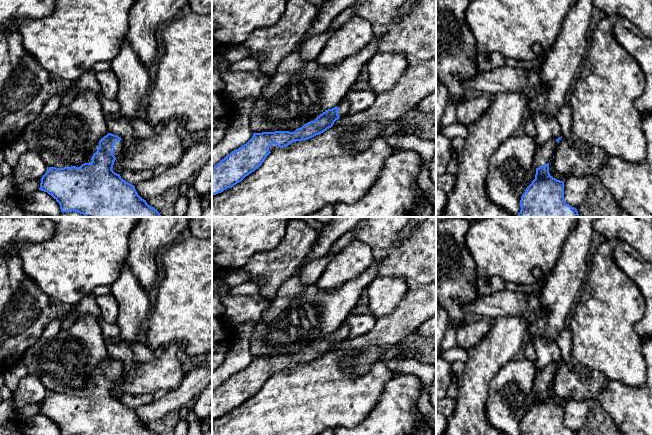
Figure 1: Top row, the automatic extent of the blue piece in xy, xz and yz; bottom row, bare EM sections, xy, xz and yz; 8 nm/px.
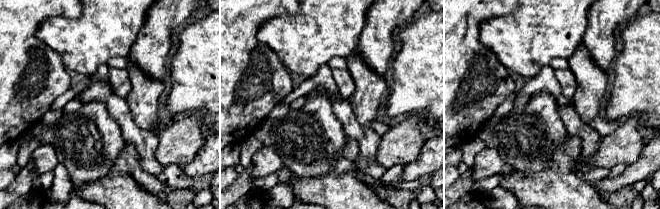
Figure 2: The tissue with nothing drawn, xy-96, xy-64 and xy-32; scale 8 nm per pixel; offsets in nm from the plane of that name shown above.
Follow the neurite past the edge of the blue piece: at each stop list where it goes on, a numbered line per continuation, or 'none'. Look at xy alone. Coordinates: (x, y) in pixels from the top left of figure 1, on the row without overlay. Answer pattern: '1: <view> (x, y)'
1: xy (119, 369)

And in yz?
1: yz (544, 378)

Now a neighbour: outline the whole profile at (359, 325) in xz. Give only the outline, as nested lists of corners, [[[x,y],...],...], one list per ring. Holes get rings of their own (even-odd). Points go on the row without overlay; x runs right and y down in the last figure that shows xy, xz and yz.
[[[350,314],[342,325],[347,325],[350,329],[348,338],[355,338],[371,331],[375,325],[376,318],[369,315],[352,315]]]

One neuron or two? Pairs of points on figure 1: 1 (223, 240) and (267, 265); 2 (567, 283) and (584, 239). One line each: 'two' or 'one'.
1: two
2: one

